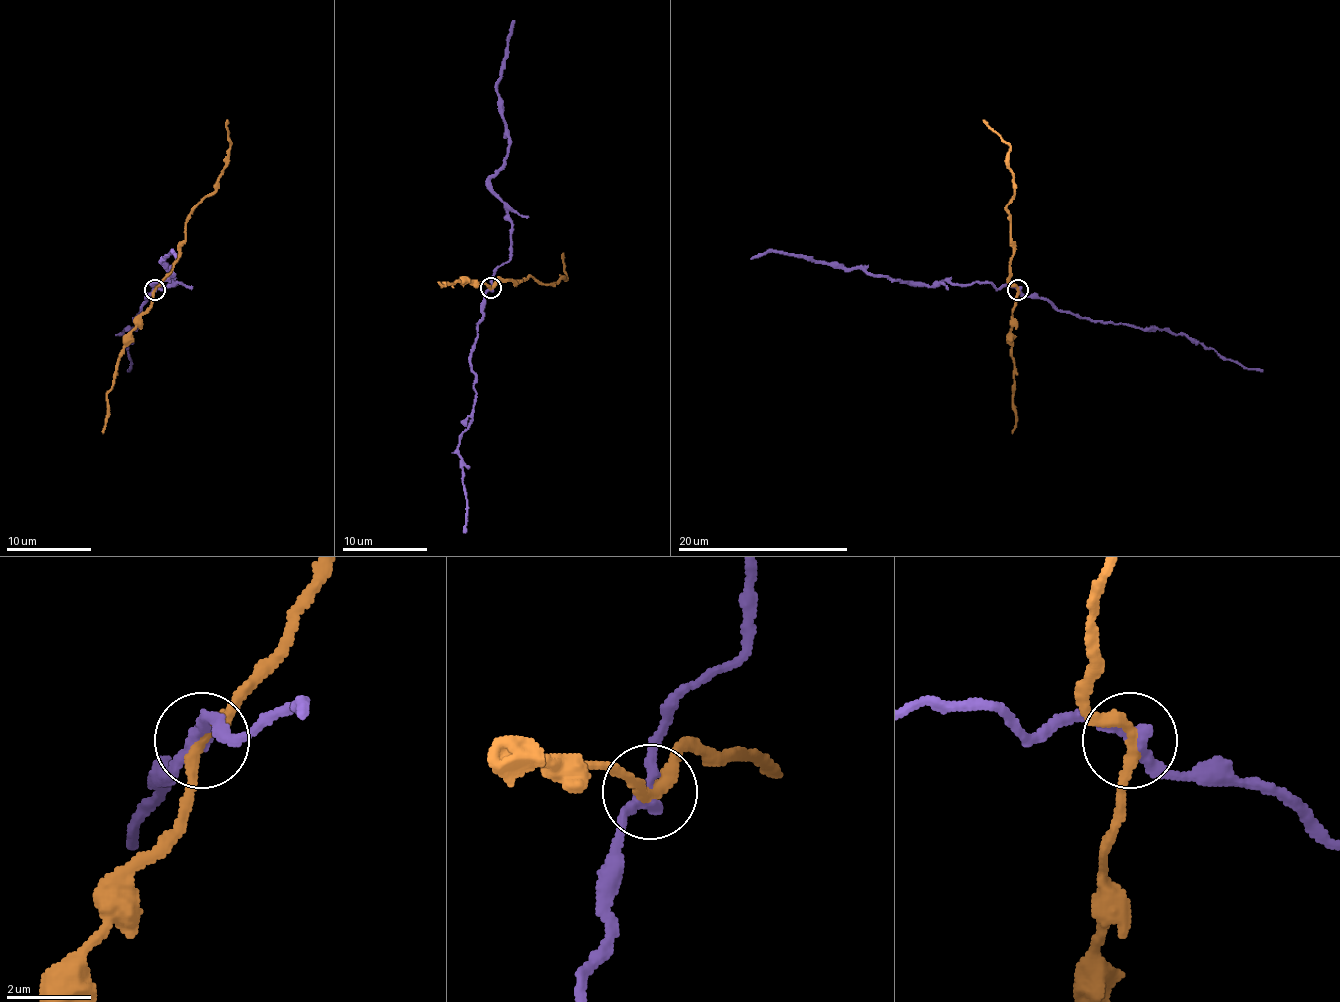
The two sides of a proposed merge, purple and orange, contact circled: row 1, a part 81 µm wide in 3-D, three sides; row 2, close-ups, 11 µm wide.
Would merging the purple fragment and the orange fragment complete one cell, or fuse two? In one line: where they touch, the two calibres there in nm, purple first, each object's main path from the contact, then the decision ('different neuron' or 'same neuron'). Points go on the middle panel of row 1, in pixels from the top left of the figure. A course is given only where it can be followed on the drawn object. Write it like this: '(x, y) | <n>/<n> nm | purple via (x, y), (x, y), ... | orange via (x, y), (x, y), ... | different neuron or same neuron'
(491, 287) | 320/280 nm | purple via (490, 288), (512, 241), (507, 207), (490, 177), (507, 153), (497, 91), (514, 21) | orange via (490, 288), (497, 279), (516, 283), (535, 277), (541, 283), (565, 279), (563, 254) | different neuron

